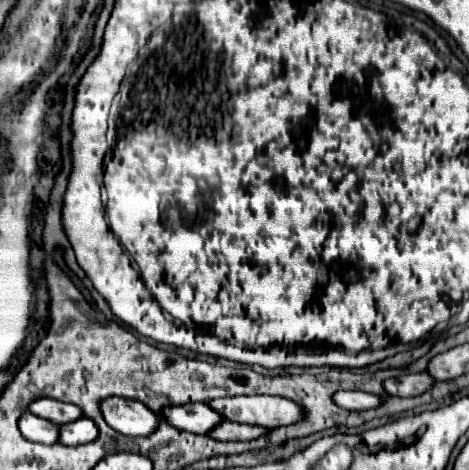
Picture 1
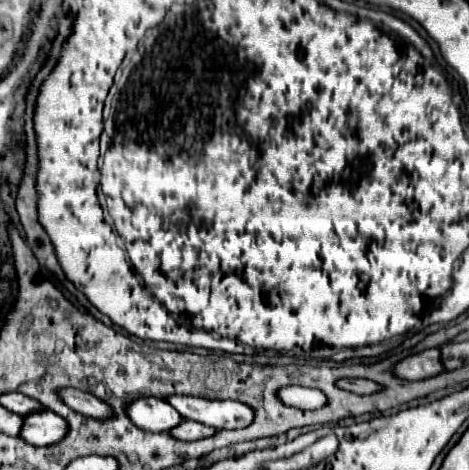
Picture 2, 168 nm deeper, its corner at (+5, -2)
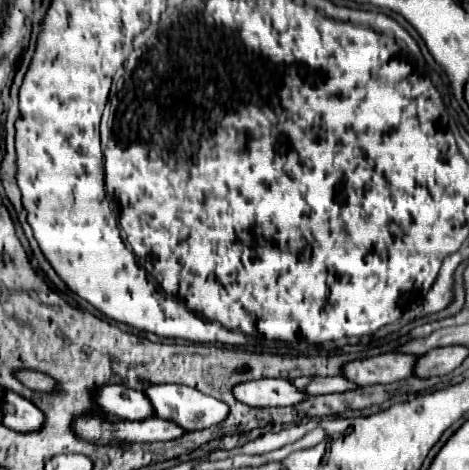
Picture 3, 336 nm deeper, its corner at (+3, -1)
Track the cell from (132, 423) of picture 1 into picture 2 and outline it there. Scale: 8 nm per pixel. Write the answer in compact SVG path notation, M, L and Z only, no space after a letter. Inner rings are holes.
M64 389L62 391L62 399L66 399L66 403L70 407L74 407L74 411L78 411L82 415L92 415L94 419L110 419L112 417L110 405L104 405L92 393L78 391L78 389Z

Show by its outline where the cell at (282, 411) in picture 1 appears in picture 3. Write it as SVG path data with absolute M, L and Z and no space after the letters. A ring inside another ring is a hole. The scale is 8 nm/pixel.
M154 384L154 386L146 388L144 394L152 402L154 414L158 418L176 422L180 428L184 428L188 432L216 426L218 422L222 422L228 416L228 406L224 402L216 400L214 396L206 396L206 394L198 392L196 388L188 388L188 386L180 386L180 384Z

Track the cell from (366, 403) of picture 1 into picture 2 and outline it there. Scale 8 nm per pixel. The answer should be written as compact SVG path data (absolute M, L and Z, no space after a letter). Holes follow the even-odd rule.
M284 387L280 393L282 403L298 409L318 409L326 405L326 395L318 389L306 389L306 387Z

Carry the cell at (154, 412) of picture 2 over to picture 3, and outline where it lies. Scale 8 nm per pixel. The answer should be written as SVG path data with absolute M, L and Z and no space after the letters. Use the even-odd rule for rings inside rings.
M106 384L92 390L92 402L108 416L122 420L144 420L154 416L148 398L122 384Z

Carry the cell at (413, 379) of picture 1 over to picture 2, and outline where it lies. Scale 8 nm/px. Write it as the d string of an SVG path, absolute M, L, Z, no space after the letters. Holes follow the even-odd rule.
M342 379L342 381L338 381L338 387L352 391L352 393L358 393L358 395L372 395L374 391L378 391L378 383L366 381L366 379L352 379L352 381Z

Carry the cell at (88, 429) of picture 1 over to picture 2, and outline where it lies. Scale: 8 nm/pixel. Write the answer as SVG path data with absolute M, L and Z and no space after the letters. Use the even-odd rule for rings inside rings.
M38 411L24 417L24 427L20 437L30 445L54 445L66 435L66 419L52 411Z

